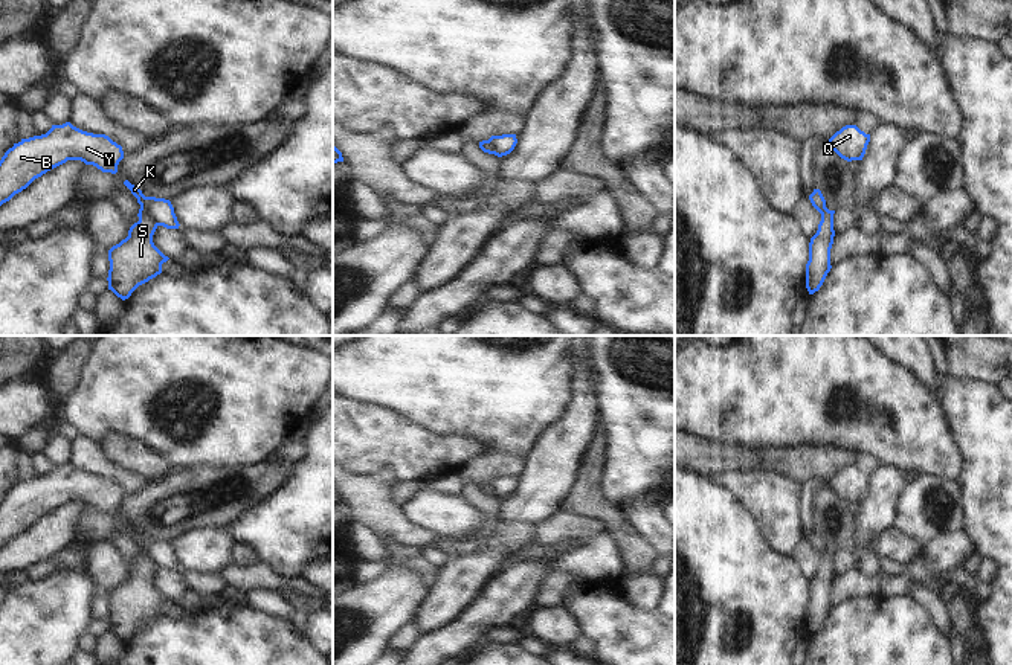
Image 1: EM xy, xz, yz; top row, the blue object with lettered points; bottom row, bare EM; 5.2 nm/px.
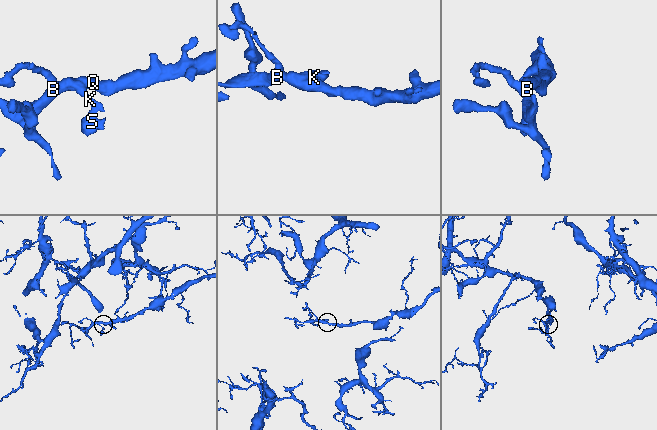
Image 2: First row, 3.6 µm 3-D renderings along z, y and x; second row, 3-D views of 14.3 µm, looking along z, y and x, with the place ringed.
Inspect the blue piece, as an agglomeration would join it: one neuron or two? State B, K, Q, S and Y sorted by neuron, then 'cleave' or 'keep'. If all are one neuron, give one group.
groups B K Q Y / S; cleave

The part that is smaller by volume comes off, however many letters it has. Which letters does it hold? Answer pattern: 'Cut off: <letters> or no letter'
Cut off: S

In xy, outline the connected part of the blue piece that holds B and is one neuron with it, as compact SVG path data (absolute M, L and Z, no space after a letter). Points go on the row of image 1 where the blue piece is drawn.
M70 122L52 125L46 134L14 143L2 157L0 206L67 160L81 160L102 172L116 174L122 159L122 146L105 134L82 131Z

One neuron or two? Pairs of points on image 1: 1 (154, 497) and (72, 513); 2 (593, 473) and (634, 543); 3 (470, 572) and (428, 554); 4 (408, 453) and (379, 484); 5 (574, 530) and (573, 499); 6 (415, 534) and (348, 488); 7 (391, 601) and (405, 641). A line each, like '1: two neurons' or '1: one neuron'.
1: two neurons
2: one neuron
3: two neurons
4: two neurons
5: two neurons
6: one neuron
7: two neurons

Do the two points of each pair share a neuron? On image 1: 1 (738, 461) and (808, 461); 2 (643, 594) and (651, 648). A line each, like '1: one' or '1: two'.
1: one
2: two

